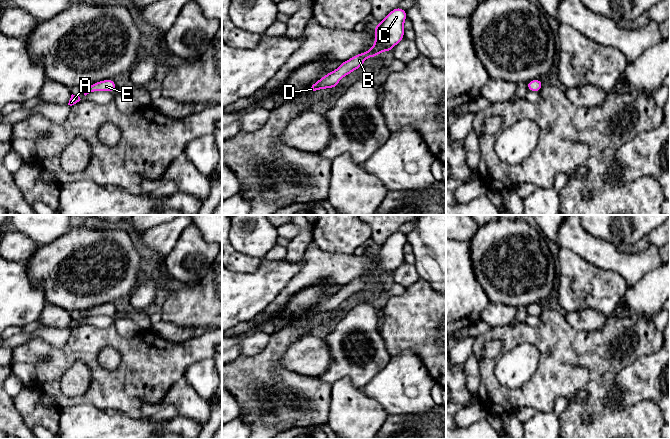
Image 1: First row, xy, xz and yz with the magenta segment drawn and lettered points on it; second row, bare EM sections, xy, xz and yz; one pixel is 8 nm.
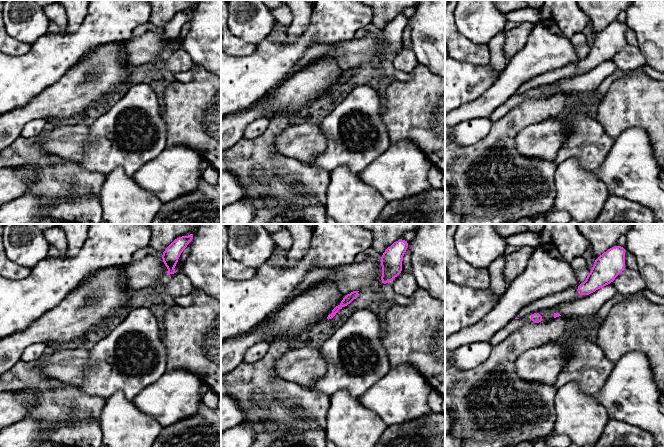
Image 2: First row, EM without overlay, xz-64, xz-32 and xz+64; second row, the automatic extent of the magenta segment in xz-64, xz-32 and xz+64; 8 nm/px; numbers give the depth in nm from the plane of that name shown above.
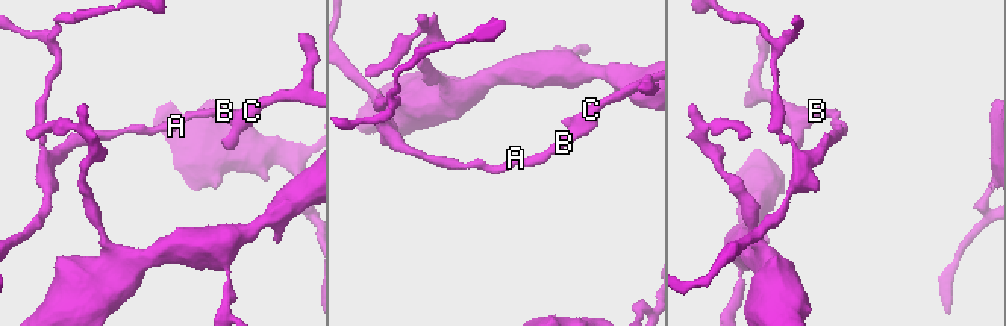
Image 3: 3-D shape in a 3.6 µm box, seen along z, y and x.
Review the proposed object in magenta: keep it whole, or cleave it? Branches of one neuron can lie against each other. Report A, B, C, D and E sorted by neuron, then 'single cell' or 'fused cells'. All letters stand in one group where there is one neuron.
A B C D E | single cell

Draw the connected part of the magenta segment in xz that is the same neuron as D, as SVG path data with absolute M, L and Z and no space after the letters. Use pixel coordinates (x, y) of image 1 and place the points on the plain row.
M396 231L389 236L385 242L374 251L375 267L368 275L341 286L336 294L329 296L316 307L312 308L308 312L308 316L312 317L324 312L336 312L339 305L352 295L360 292L366 282L374 282L384 275L390 276L395 269L404 263L404 245L406 243L406 234L402 232Z

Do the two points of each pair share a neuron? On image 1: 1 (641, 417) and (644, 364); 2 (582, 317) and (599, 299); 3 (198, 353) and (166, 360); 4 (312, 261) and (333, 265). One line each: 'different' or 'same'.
1: different
2: different
3: same
4: same

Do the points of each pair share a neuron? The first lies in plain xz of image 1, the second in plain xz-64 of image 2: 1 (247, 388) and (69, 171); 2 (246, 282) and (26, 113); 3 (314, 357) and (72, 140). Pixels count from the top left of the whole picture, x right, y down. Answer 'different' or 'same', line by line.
1: same
2: different
3: same

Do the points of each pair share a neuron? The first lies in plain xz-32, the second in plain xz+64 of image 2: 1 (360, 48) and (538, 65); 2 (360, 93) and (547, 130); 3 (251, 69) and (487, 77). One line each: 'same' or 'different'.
1: same
2: different
3: same

